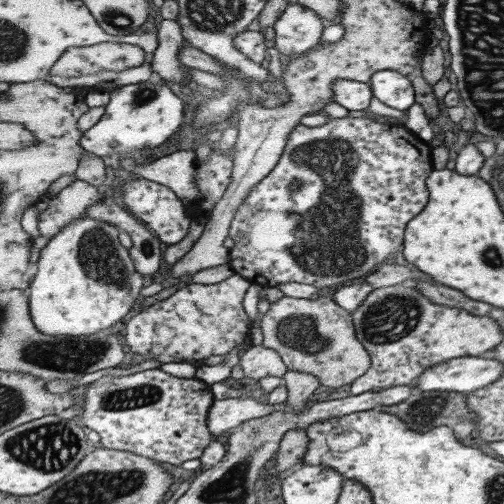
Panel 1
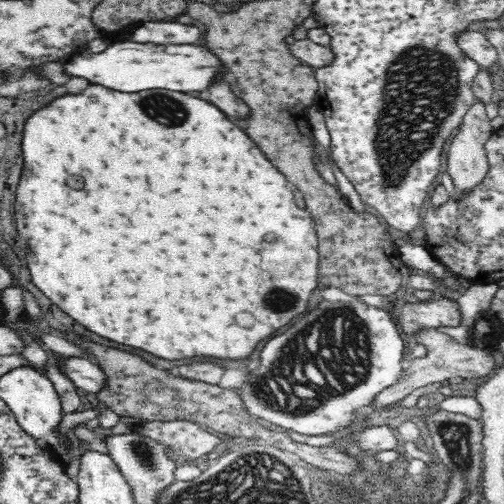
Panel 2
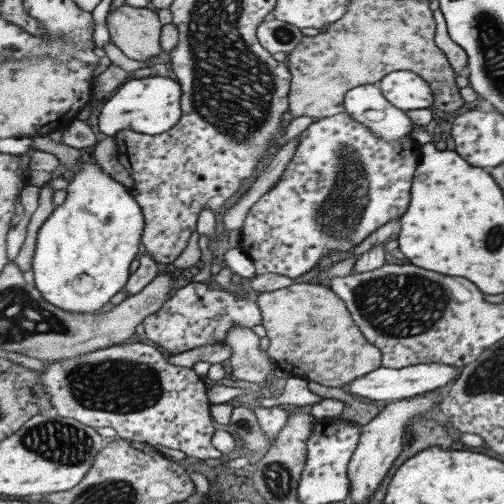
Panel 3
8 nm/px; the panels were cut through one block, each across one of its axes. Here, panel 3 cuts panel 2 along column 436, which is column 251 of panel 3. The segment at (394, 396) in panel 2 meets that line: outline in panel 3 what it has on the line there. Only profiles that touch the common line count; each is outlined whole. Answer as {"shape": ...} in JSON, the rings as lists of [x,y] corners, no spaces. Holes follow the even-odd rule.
{"shape":[[[235,326],[231,328],[229,336],[225,338],[225,344],[231,346],[231,368],[233,376],[237,380],[253,382],[253,384],[265,384],[273,370],[273,362],[269,360],[269,352],[261,350],[261,338],[251,330],[251,328],[241,328]]]}

